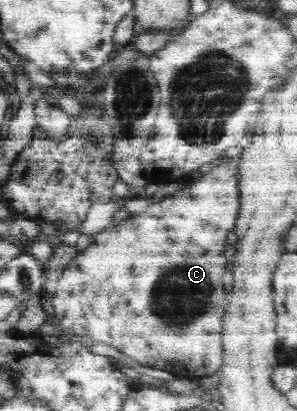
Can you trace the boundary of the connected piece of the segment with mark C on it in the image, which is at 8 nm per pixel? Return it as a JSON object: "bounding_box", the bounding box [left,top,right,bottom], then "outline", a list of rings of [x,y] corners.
{"bounding_box":[51,159,239,380],"outline":[[[236,159],[226,160],[226,163],[217,163],[205,171],[205,175],[192,181],[187,186],[177,190],[175,194],[166,197],[159,202],[147,204],[145,210],[139,214],[131,214],[125,220],[115,222],[114,219],[97,234],[93,235],[93,242],[83,251],[71,259],[71,262],[55,278],[56,292],[51,298],[54,306],[54,316],[59,321],[59,328],[73,336],[89,336],[95,342],[103,342],[127,356],[137,360],[143,366],[165,370],[177,377],[189,378],[189,380],[203,379],[213,375],[222,367],[222,328],[224,312],[230,289],[223,283],[225,274],[225,257],[223,255],[227,244],[227,233],[234,228],[234,220],[239,206],[239,194],[237,188],[237,163]]]}

